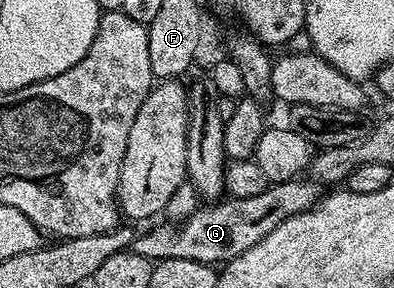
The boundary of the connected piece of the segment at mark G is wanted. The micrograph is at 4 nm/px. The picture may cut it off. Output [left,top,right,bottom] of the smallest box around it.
[134,176,321,264]

